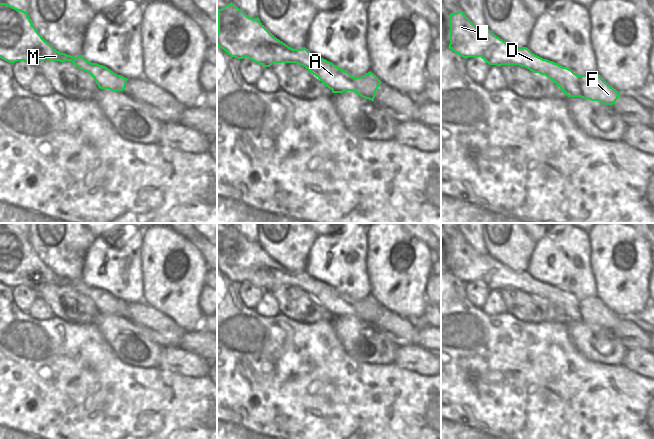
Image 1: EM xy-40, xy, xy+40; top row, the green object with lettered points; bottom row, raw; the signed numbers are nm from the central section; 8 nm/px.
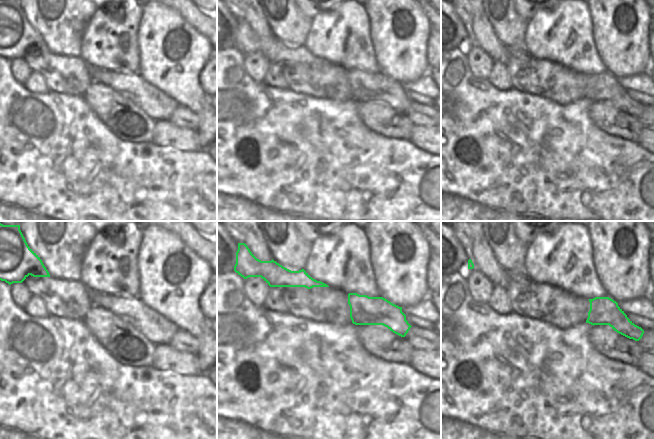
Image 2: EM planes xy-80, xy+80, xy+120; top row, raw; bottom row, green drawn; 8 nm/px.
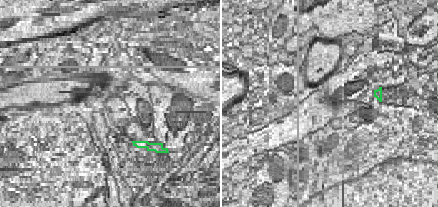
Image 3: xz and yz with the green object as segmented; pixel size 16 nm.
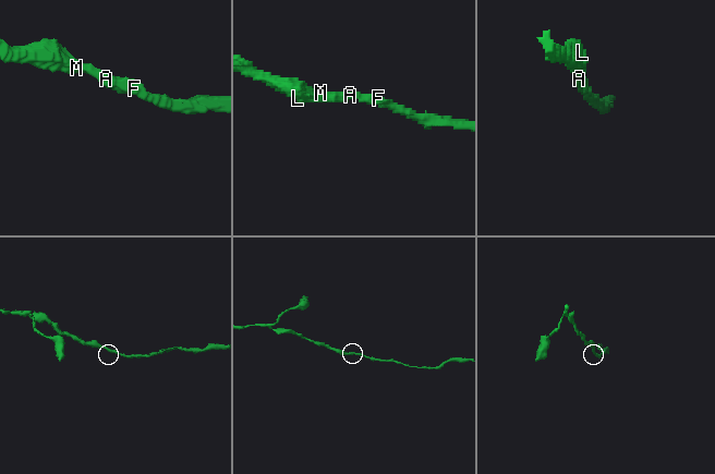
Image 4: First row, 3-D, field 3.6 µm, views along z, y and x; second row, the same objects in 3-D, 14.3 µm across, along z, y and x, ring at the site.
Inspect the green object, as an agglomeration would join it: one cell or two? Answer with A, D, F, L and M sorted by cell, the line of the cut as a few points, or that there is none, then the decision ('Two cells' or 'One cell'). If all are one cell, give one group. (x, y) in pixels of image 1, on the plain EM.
Groups: A D F L M. No split. One cell

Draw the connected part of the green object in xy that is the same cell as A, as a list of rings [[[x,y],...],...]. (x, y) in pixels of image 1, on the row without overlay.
[[[232,226],[218,233],[217,270],[231,281],[247,281],[263,291],[270,291],[273,287],[297,287],[315,299],[332,317],[354,315],[374,325],[376,314],[382,307],[370,295],[355,302],[333,287],[313,279],[305,271],[289,271],[277,263],[258,241],[249,241]]]

